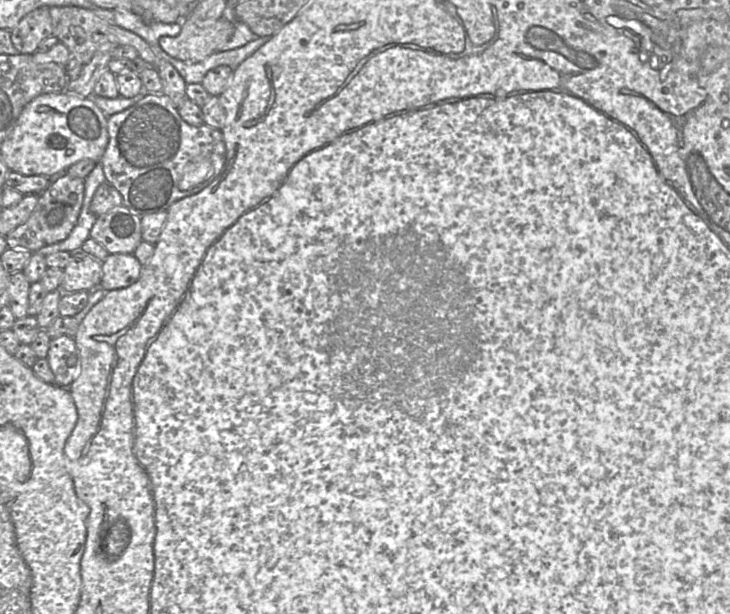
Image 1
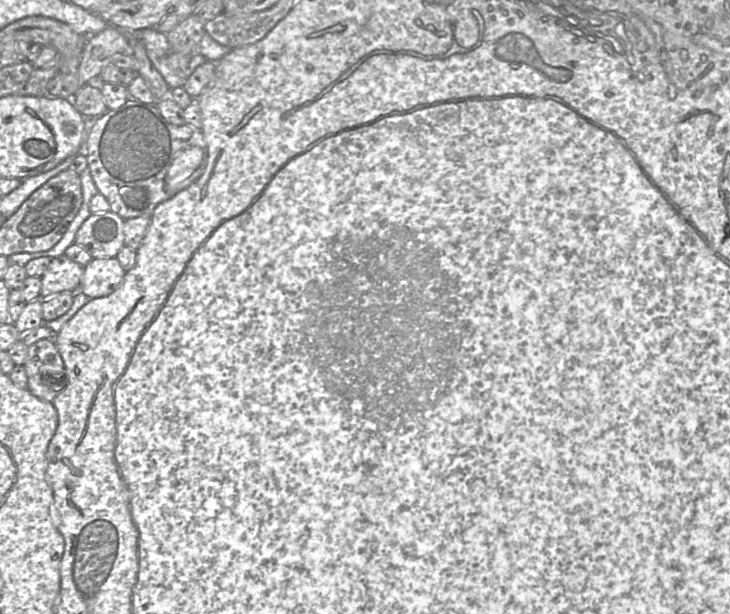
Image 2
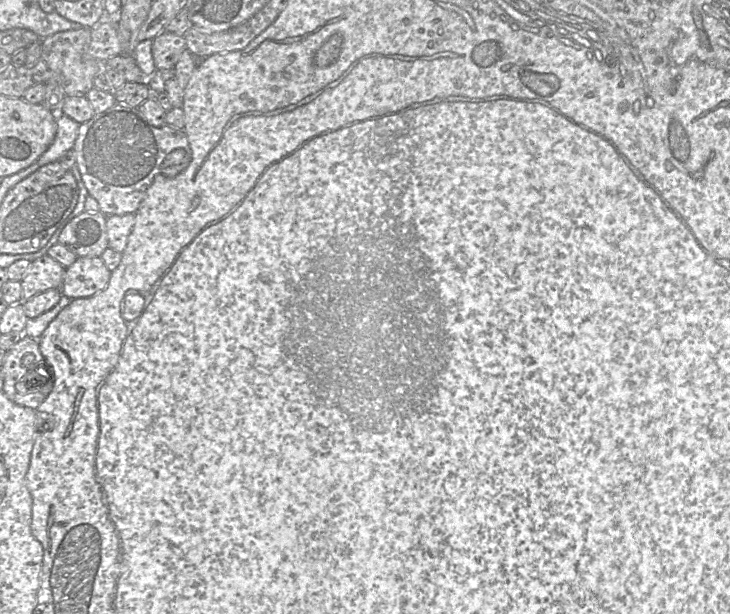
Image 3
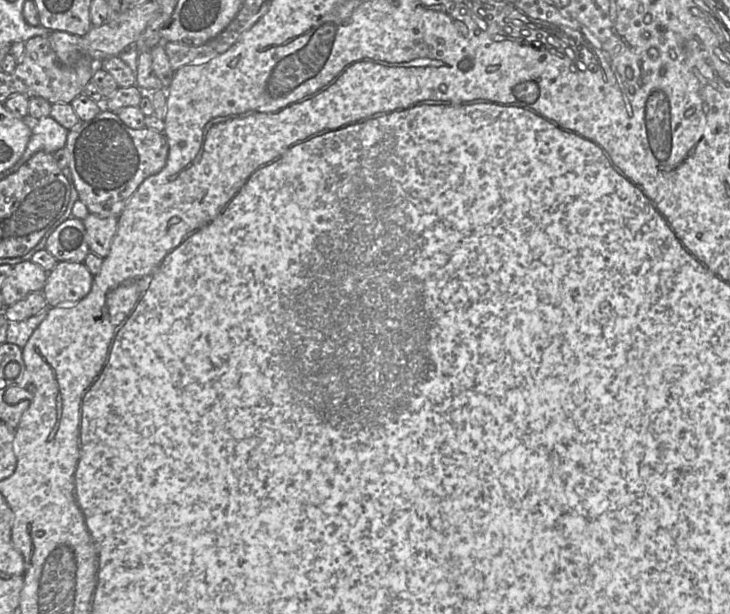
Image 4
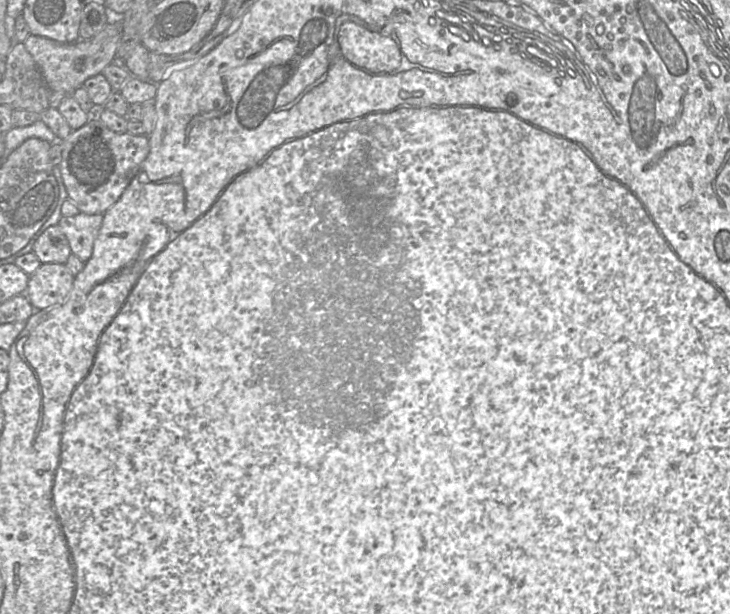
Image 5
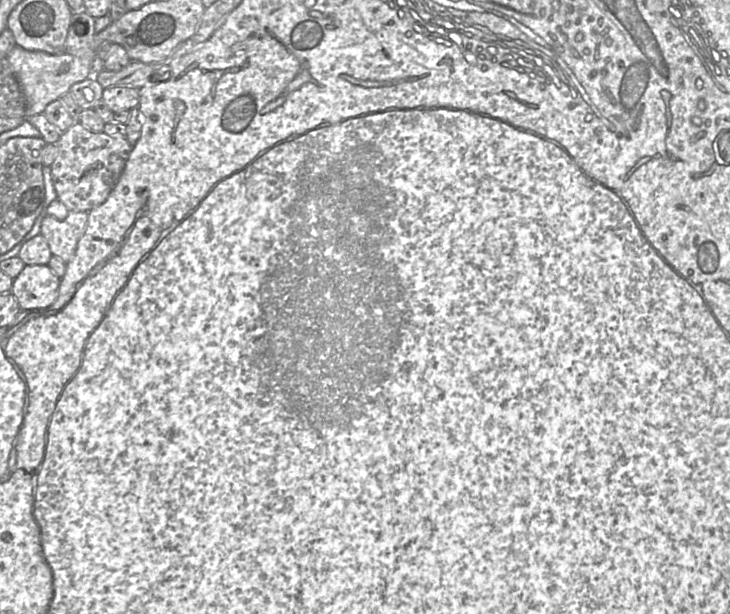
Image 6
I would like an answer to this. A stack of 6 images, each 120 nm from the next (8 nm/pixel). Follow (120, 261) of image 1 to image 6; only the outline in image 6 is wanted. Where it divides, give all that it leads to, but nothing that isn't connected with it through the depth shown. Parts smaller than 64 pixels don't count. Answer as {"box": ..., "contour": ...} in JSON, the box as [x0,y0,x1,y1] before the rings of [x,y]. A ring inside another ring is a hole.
{"box":[10,265,60,312],"contour":[[[46,265],[25,266],[13,279],[10,293],[23,312],[45,310],[57,299],[60,278]]]}

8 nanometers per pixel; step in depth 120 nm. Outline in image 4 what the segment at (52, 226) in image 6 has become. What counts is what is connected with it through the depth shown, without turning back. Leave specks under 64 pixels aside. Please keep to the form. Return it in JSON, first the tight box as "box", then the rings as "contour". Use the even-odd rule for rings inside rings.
{"box":[83,214,118,258],"contour":[[[89,214],[83,220],[90,252],[105,258],[110,251],[118,228],[117,216],[98,216]]]}

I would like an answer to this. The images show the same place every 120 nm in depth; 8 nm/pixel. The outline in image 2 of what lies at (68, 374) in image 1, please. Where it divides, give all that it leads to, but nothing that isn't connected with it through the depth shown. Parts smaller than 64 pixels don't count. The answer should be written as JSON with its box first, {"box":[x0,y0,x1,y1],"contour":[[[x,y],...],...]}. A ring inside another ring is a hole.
{"box":[23,337,66,402],"contour":[[[54,337],[39,340],[28,346],[27,358],[23,367],[28,378],[26,388],[43,401],[52,402],[66,385],[65,365]]]}

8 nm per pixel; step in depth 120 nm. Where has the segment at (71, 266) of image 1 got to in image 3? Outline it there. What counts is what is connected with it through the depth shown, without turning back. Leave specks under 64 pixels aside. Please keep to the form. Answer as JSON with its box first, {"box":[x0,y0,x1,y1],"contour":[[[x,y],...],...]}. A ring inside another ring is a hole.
{"box":[20,255,66,301],"contour":[[[47,255],[31,261],[20,281],[22,300],[27,301],[48,290],[60,289],[65,273],[66,268]]]}

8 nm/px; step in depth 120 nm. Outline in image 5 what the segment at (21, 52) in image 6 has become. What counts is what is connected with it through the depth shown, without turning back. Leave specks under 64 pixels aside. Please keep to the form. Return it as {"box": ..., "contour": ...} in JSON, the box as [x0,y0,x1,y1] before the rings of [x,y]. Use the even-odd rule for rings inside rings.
{"box":[23,35,119,94],"contour":[[[30,35],[23,42],[26,50],[38,65],[49,88],[69,94],[82,87],[87,79],[100,74],[106,66],[115,60],[118,43],[119,36],[108,37],[104,40],[94,40],[93,37],[87,41],[64,44],[35,35]]]}

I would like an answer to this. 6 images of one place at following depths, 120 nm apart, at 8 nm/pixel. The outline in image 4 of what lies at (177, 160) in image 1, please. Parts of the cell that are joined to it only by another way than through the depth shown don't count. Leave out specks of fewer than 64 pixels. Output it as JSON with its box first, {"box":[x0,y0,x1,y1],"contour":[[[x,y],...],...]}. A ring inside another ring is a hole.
{"box":[65,109,169,216],"contour":[[[103,109],[95,118],[69,131],[65,149],[73,184],[89,212],[117,216],[124,211],[140,185],[166,165],[169,146],[163,132],[126,126],[116,112]]]}

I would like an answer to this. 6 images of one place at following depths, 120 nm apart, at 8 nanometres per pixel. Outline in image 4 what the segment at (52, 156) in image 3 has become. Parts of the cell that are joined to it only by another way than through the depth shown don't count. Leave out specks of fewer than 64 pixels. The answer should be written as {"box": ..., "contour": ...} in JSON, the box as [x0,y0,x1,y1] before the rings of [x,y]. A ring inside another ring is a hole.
{"box":[18,116,69,166],"contour":[[[26,116],[24,120],[31,129],[31,137],[26,150],[18,160],[21,166],[38,151],[53,154],[65,147],[69,131],[52,117],[35,119]]]}

